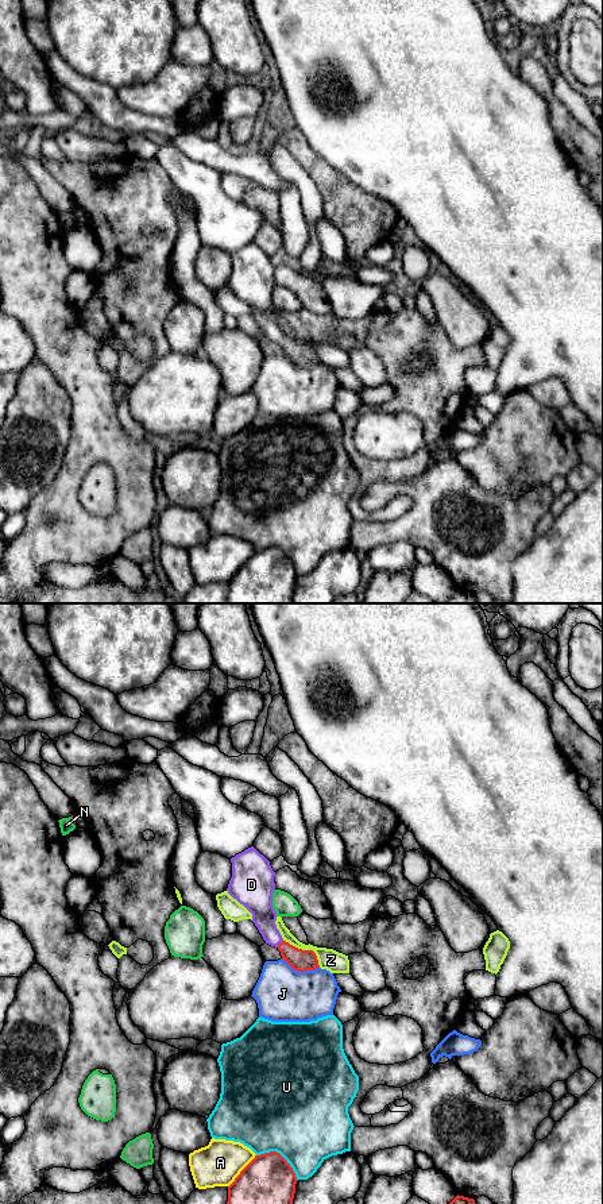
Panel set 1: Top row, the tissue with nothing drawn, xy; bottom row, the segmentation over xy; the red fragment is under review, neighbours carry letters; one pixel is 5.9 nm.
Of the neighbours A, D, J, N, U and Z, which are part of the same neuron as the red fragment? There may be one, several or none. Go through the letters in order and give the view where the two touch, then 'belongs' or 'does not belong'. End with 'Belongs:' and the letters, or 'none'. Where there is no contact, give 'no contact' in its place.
A: meets red in xy; does not belong
D: meets red in xy; belongs
J: meets red in xy; does not belong
N: meets red in xy; does not belong
U: meets red in xy; does not belong
Z: meets red in xy; does not belong
Belongs: D

